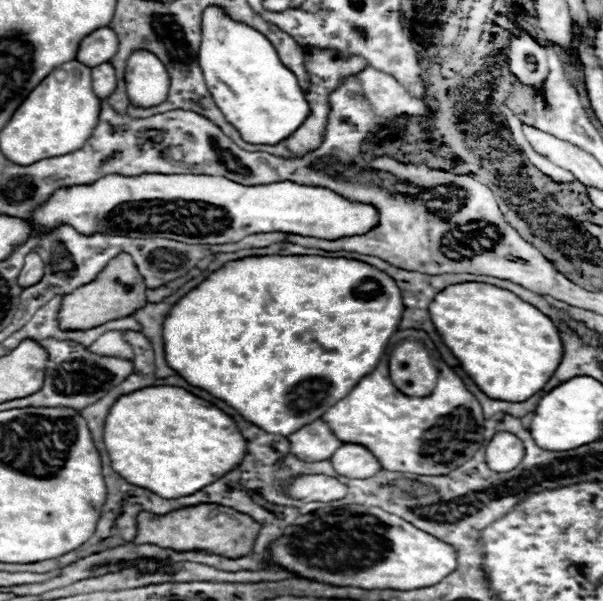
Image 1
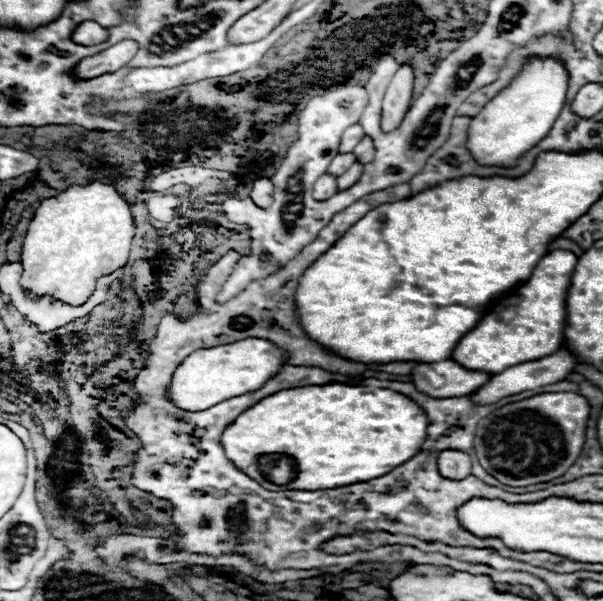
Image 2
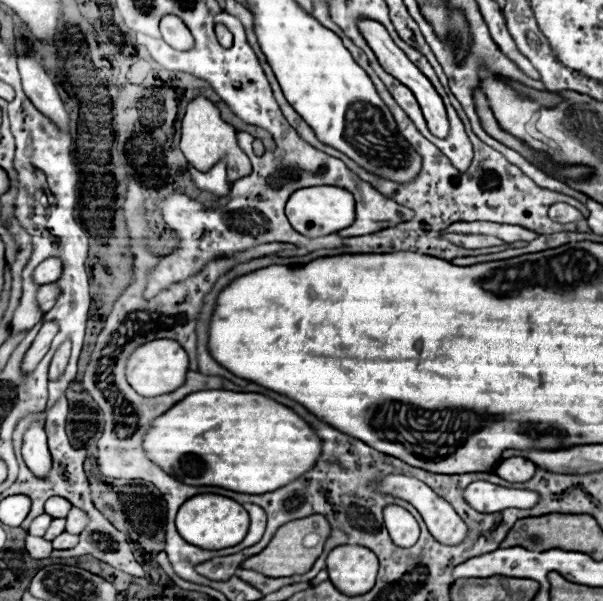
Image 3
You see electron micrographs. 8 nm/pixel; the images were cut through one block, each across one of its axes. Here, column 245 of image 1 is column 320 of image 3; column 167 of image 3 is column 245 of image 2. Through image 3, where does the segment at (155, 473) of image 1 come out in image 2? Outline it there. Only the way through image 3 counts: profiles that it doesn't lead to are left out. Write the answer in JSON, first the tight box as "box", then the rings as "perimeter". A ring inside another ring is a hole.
{"box":[222,382,430,490],"perimeter":[[[332,382],[324,386],[302,386],[302,388],[280,390],[260,400],[258,404],[248,408],[248,412],[242,412],[242,416],[238,416],[238,420],[224,430],[222,440],[226,456],[262,486],[264,486],[264,476],[260,472],[262,454],[288,454],[298,464],[298,476],[296,480],[284,484],[282,488],[326,490],[356,482],[368,482],[402,466],[422,450],[428,424],[430,424],[428,414],[412,398],[400,392],[388,388],[350,386],[350,384]]]}

